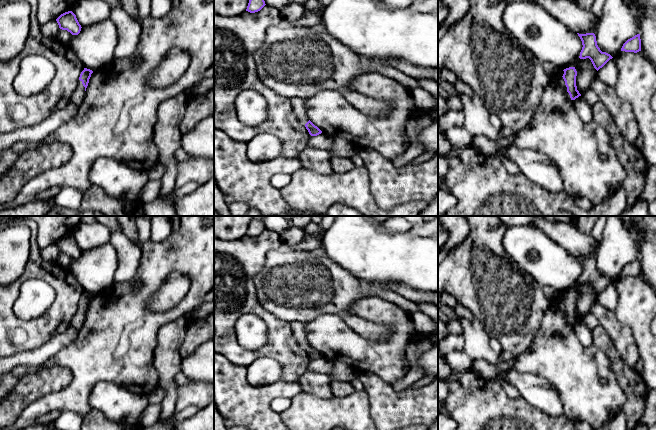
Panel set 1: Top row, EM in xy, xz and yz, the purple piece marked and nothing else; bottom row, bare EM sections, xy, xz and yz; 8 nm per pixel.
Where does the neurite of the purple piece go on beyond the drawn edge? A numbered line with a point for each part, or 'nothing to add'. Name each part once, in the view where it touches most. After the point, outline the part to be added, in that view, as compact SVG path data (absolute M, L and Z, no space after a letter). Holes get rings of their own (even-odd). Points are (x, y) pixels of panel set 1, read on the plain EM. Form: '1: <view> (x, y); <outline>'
1: yz (560, 306); M564 295L559 296L559 298L558 298L557 302L556 302L556 309L563 313L563 315L565 316L566 322L567 322L569 325L574 326L575 324L572 324L572 323L570 322L569 317L567 316L567 311L566 311L566 309L565 309L564 303L563 303L563 301L562 301L563 298L564 298Z

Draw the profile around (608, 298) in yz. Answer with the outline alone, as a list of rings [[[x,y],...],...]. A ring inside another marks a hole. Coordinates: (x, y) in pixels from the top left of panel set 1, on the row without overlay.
[[[610,283],[598,294],[598,302],[607,310],[615,312],[618,303],[618,292],[613,283]]]

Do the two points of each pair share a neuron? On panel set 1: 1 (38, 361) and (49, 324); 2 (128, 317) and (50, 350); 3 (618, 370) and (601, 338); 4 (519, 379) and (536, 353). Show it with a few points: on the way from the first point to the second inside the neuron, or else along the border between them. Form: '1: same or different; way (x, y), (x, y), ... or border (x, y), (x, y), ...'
1: different; border (56, 333), (42, 345), (21, 352)
2: different; border (78, 331), (70, 343), (54, 354)
3: same; way (616, 362), (607, 346)
4: different; border (514, 367), (520, 372), (530, 372), (546, 380)

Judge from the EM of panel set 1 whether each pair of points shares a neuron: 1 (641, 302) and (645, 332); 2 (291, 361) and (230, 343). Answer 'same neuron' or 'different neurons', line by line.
1: same neuron
2: same neuron

